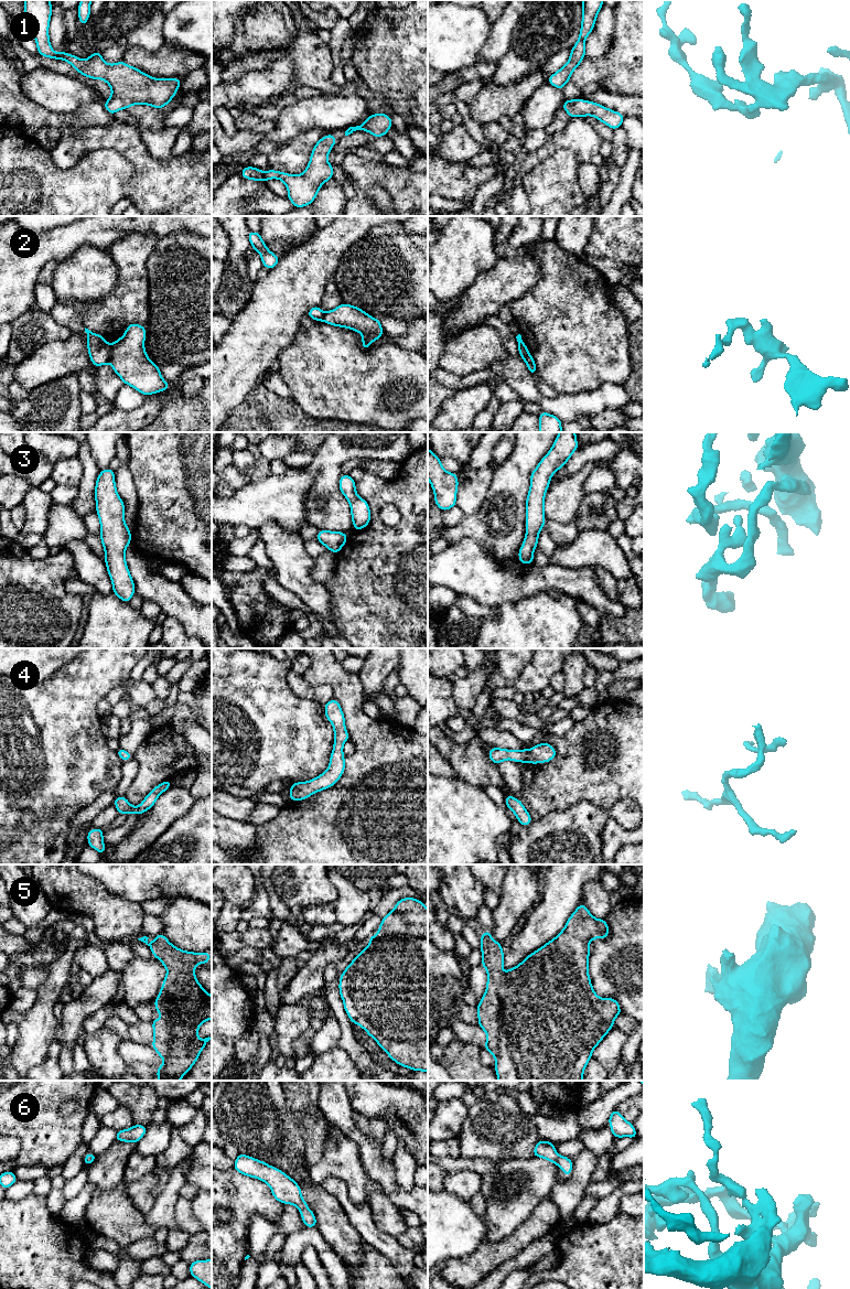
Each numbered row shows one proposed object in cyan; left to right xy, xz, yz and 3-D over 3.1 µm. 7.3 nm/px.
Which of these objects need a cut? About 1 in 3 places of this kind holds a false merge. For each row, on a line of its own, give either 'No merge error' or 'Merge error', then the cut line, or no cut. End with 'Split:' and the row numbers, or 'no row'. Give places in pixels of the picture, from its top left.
1: No merge error. No split
2: No merge error. No split
3: No merge error. No split
4: No merge error. No split
5: No merge error. No split
6: No merge error. No split
Split: no row

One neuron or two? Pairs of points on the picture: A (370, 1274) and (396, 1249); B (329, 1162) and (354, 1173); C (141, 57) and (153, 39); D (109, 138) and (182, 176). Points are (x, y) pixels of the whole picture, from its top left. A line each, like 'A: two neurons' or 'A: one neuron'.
A: two neurons
B: one neuron
C: two neurons
D: one neuron

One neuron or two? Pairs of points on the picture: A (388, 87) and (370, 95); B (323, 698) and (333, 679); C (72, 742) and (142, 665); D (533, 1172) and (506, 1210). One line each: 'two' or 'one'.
A: two
B: two
C: two
D: one

